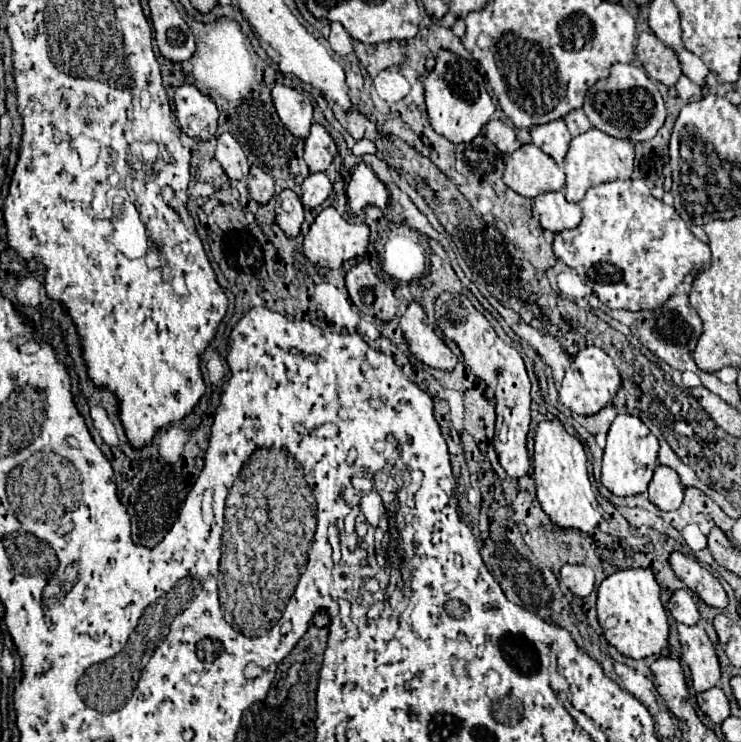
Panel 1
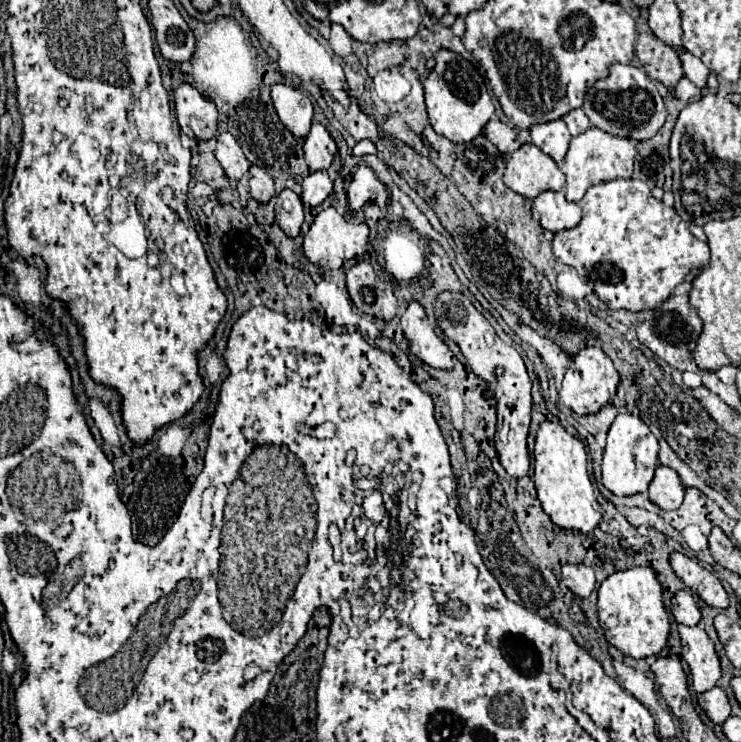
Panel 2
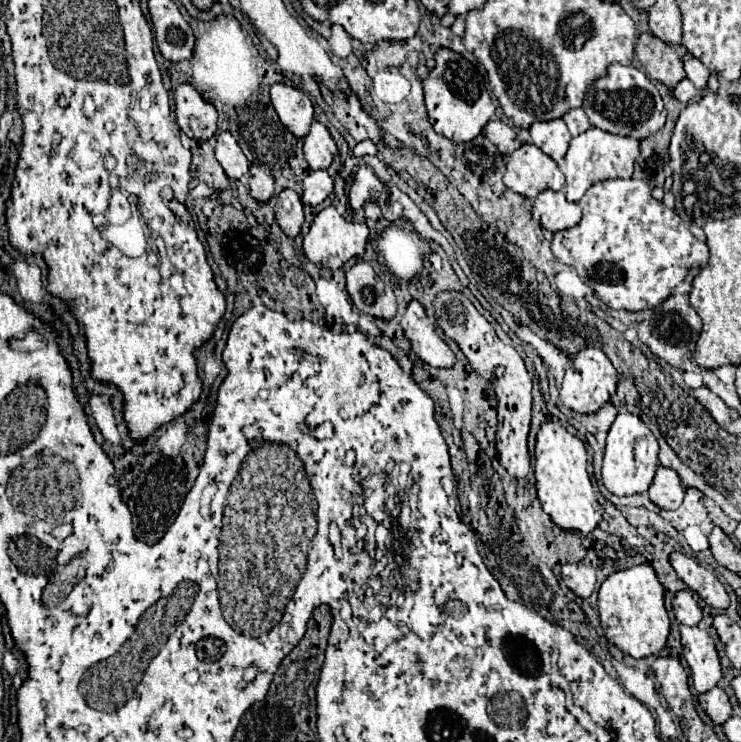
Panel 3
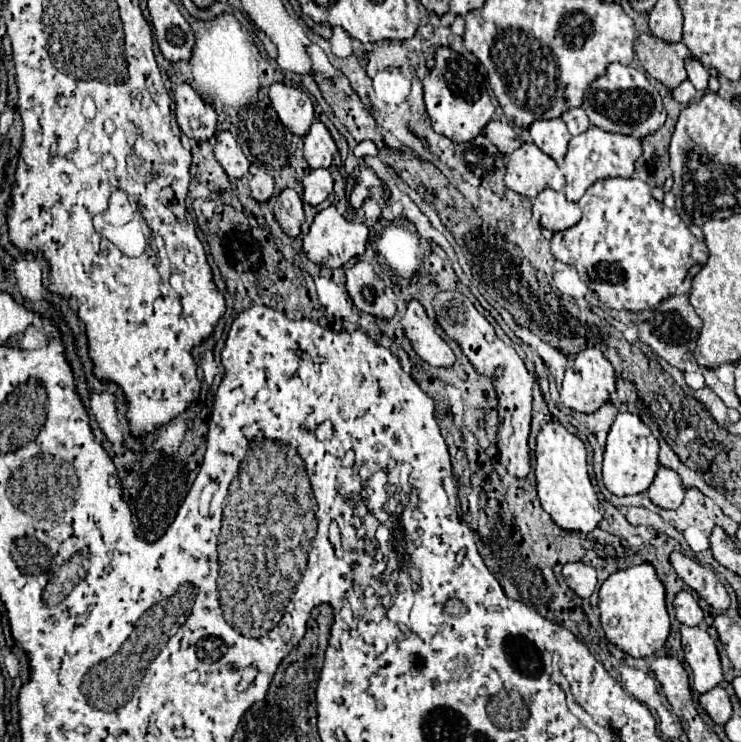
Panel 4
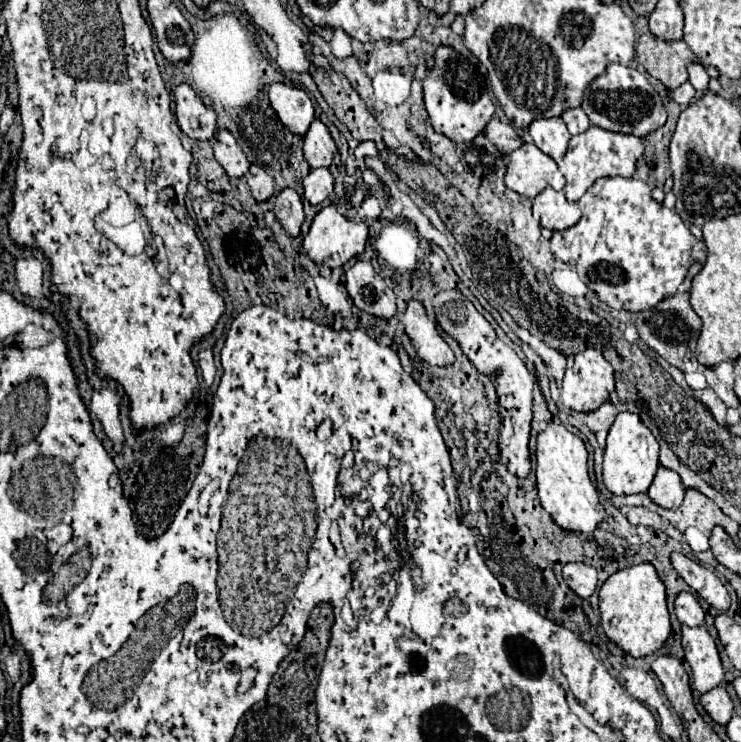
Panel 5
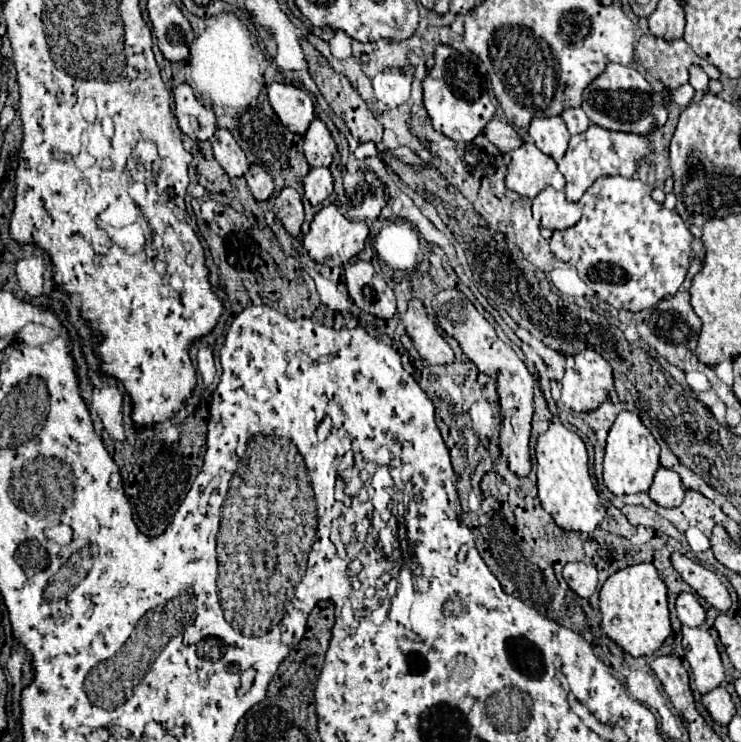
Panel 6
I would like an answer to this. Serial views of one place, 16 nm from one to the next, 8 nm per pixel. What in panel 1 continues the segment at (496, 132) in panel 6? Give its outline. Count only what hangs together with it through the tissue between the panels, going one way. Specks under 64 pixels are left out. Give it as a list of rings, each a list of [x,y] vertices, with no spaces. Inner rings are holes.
[[[490,120],[484,128],[484,134],[502,154],[512,154],[520,148],[520,142],[516,140],[516,130],[500,120]]]

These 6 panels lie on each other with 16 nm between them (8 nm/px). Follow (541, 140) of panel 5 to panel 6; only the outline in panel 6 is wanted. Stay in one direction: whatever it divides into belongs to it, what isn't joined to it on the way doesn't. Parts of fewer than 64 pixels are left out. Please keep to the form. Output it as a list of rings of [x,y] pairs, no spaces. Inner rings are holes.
[[[536,116],[530,122],[528,128],[530,138],[534,144],[548,156],[552,156],[556,162],[564,156],[570,140],[570,132],[566,130],[566,124],[562,116]]]

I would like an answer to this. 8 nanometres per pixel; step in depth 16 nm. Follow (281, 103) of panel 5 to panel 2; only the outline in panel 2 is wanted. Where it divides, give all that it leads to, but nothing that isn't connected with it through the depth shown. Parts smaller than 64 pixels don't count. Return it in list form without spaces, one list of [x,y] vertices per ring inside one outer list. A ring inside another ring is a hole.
[[[274,84],[270,90],[272,104],[280,116],[280,122],[298,138],[308,134],[312,124],[312,102],[310,98],[292,86]]]

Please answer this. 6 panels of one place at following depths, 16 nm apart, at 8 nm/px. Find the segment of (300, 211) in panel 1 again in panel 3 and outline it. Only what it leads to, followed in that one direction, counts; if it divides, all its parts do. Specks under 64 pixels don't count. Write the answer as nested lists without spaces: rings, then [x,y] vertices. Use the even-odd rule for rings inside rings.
[[[282,190],[278,194],[274,214],[286,236],[296,238],[300,234],[300,226],[304,222],[304,210],[302,210],[302,198],[294,190]]]

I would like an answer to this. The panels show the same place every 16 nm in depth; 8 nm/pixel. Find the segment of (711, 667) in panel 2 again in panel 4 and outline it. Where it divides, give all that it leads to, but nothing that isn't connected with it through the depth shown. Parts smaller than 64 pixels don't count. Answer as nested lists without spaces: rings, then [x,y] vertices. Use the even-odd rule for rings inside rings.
[[[682,626],[682,648],[684,648],[684,658],[692,668],[694,676],[694,688],[704,694],[718,686],[724,680],[720,656],[716,650],[714,640],[706,632],[706,628],[696,626]]]

